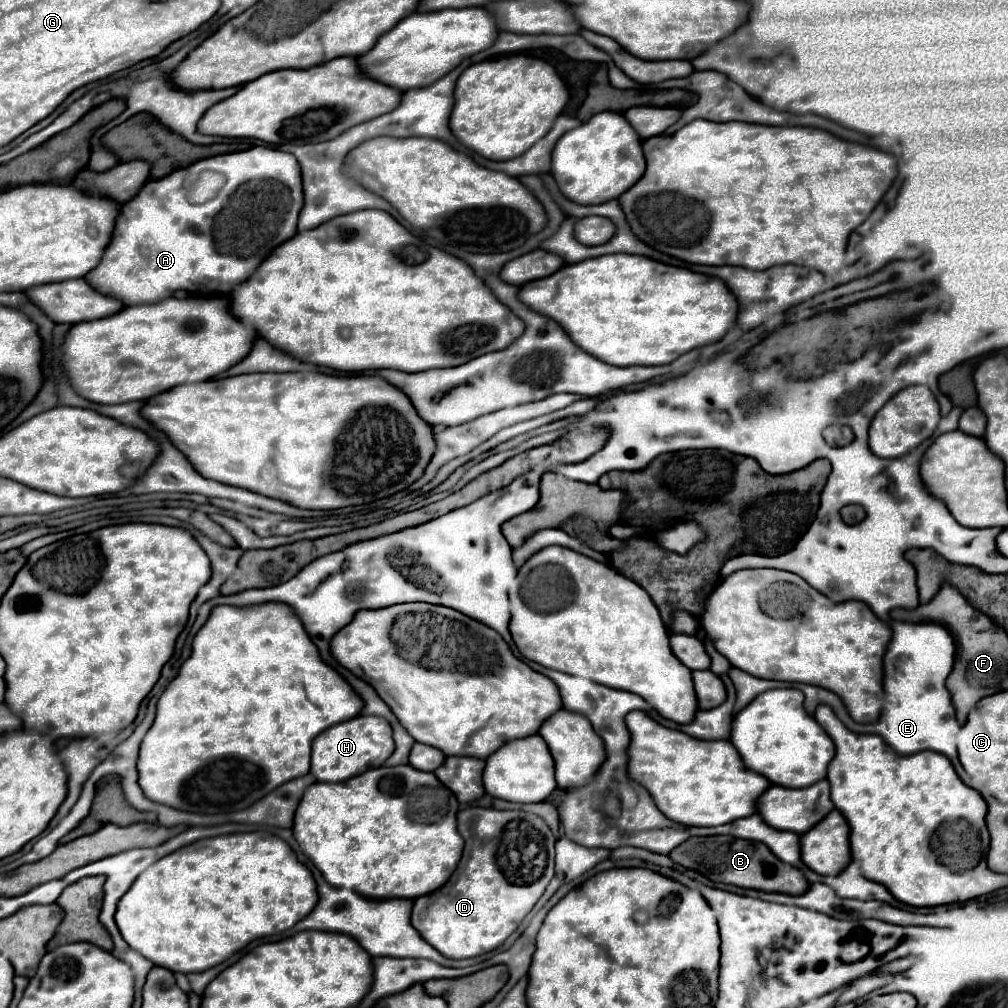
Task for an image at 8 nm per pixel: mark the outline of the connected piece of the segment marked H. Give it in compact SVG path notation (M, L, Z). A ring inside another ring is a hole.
M355 716L351 720L345 720L343 724L335 724L321 732L313 744L311 744L311 774L319 782L343 782L353 776L359 776L361 772L367 772L371 768L379 768L391 754L393 754L393 730L389 722L381 716Z

